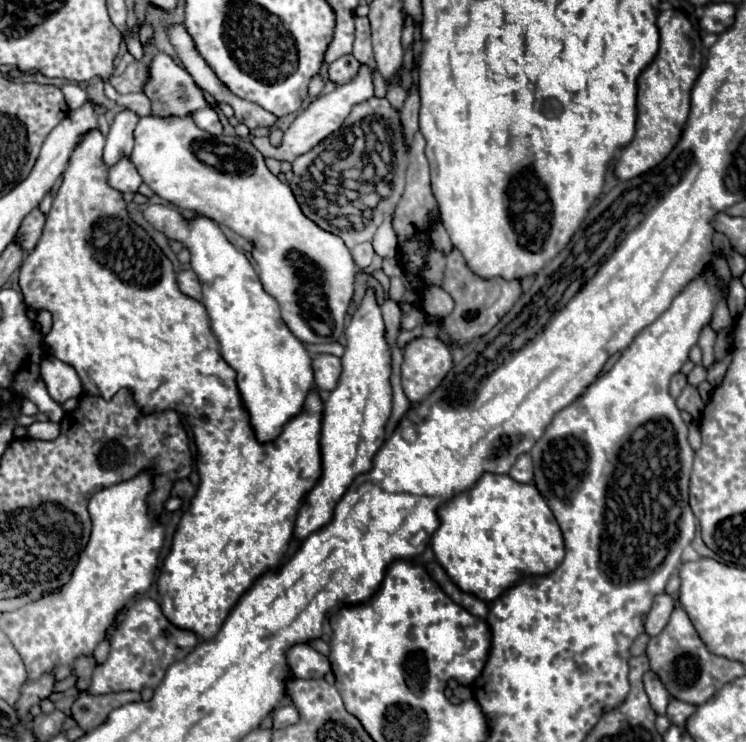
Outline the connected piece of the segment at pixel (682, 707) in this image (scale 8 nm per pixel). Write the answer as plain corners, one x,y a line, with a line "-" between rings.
672,700
668,704
668,714
666,716
670,718
672,724
684,726
686,720
688,720
688,716
692,716
692,712
696,712
696,706
692,706
688,702
682,702
682,700

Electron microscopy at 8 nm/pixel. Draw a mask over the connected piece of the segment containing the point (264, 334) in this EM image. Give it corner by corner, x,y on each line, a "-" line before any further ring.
148,204
144,218
190,250
190,264
202,284
212,332
220,342
222,358
236,370
236,384
256,440
262,444
276,440
284,424
304,410
304,402
314,390
308,350
284,324
278,302
262,288
248,258
224,238
216,222
204,216
186,222
176,210
160,204

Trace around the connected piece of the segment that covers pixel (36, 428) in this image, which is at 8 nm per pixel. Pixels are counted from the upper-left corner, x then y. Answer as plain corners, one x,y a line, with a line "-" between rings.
44,420
44,422
34,422
28,428
28,436
36,438
36,440
52,440
56,438
60,432
60,424
52,422
52,420

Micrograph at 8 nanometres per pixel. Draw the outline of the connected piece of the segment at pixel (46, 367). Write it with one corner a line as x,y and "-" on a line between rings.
46,354
40,364
40,375
51,398
58,404
82,394
82,380
78,372
50,354

